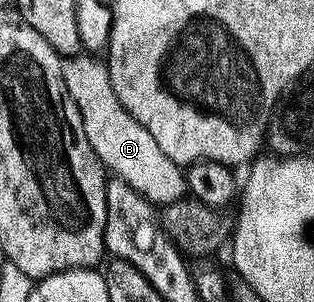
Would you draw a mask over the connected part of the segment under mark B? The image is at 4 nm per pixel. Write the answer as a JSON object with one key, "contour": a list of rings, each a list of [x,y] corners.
{"contour":[[[68,56],[62,62],[62,80],[82,116],[86,136],[100,161],[115,177],[126,180],[153,204],[178,202],[186,194],[186,174],[154,144],[154,136],[122,108],[112,87],[108,67],[96,56]]]}

